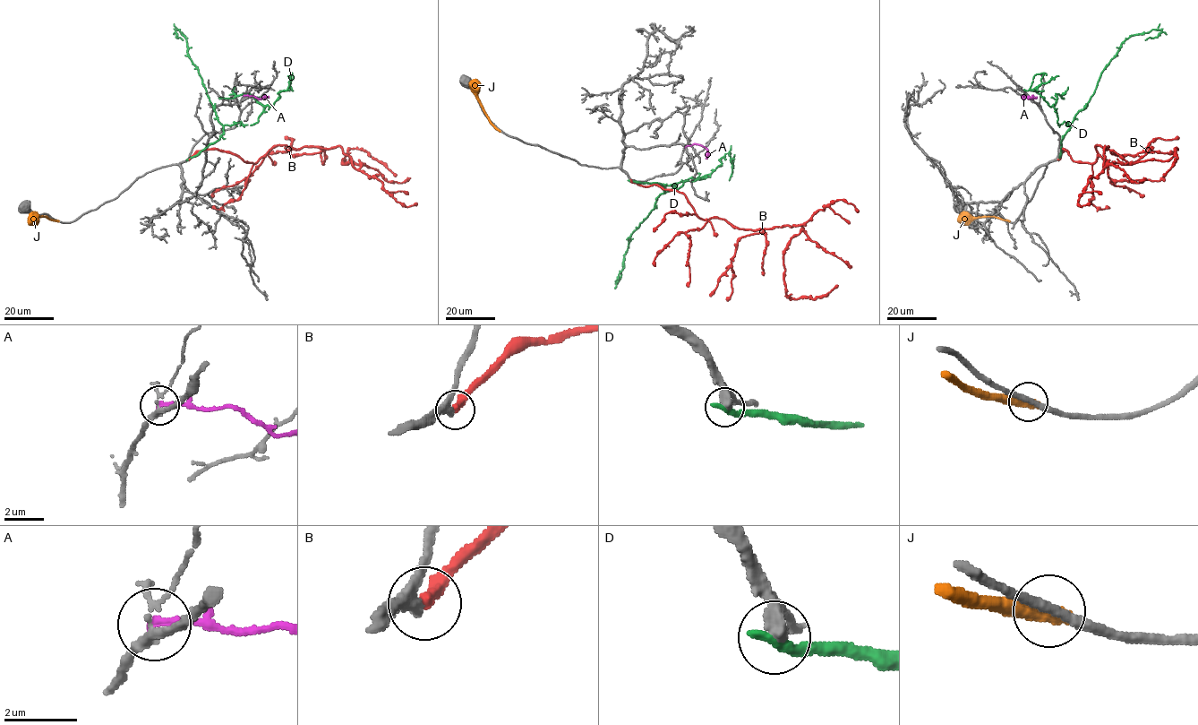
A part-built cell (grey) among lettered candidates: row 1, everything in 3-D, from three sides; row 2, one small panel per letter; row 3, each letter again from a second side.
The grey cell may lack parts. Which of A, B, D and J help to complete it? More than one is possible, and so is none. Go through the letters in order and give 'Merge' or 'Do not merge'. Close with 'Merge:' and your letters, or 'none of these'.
A: Do not merge
B: Do not merge
D: Do not merge
J: Do not merge
Merge: none of these

